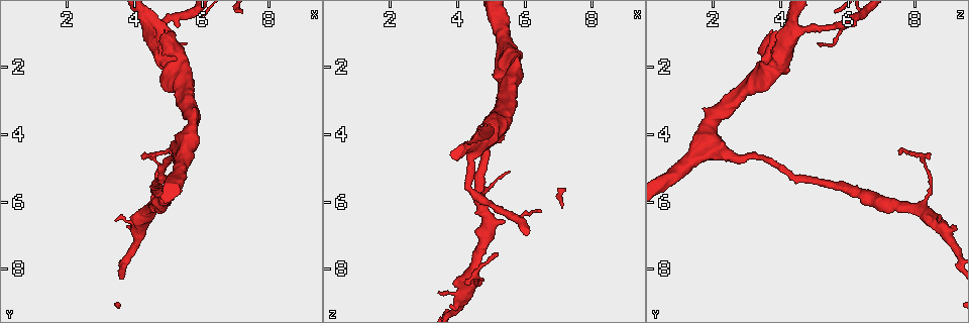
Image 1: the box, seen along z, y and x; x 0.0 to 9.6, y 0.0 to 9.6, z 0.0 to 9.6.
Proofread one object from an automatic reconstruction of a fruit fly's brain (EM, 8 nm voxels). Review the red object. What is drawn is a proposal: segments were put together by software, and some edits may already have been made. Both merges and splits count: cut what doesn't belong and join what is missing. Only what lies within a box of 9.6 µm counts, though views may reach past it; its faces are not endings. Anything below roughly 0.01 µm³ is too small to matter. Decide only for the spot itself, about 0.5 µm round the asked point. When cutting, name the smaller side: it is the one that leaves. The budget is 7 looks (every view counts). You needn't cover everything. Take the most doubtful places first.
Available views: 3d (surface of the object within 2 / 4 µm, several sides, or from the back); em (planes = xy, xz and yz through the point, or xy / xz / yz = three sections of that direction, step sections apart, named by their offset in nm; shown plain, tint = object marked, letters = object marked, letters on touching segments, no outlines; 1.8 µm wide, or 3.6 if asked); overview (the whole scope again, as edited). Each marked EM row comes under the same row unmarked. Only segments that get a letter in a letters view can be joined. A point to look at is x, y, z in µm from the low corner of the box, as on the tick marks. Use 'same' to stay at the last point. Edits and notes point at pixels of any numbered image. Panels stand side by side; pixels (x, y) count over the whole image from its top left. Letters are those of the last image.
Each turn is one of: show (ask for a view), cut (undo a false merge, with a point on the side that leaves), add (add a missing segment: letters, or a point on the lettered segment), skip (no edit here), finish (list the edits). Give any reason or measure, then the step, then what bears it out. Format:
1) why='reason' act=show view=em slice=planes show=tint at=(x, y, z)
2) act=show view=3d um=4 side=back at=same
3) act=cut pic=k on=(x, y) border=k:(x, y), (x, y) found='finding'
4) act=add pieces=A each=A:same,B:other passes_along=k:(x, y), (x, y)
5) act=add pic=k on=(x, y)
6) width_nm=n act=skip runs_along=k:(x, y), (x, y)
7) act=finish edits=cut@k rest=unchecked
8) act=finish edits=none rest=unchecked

why='branch stops here' act=show view=em slice=planes show=letters at=(3.45, 6.60, 8.65)

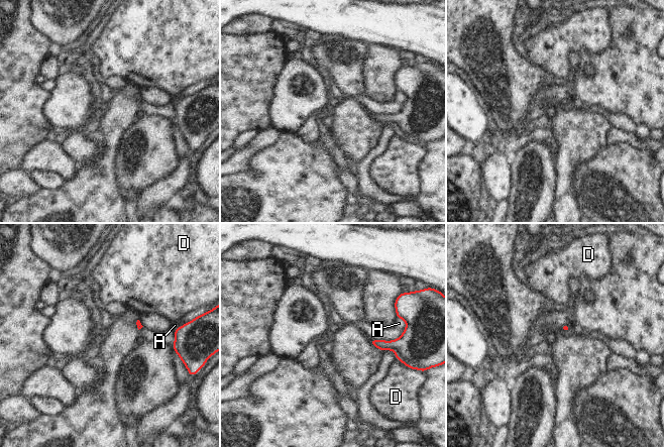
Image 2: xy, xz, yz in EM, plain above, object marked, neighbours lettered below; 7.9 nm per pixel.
act=skip each=A:other,D:other border=2:(396, 358), (399, 360) found='none of them fits'

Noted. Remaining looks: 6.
why='free end' act=show view=3d um=4 side=back at=(5.35, 5.60, 6.50)

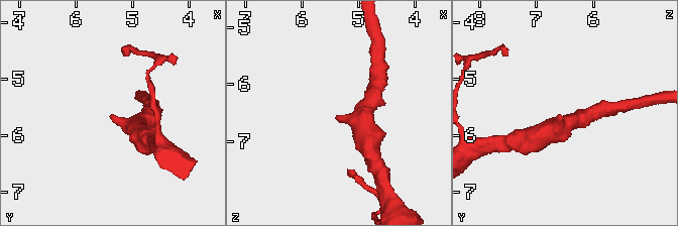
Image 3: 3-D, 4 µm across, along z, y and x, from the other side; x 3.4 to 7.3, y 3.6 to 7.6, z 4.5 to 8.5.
why='shape alone is not enough' act=show view=em slice=planes show=tint at=(5.45, 5.65, 6.60)

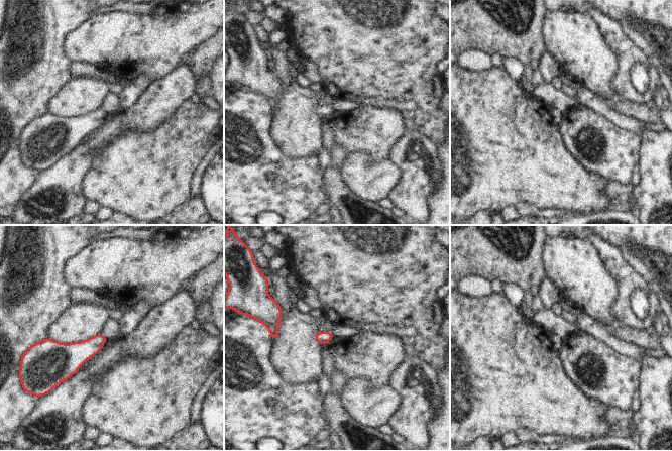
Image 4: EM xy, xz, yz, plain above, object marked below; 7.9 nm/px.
why='see the neighbours' act=show view=em slice=planes show=letters at=same

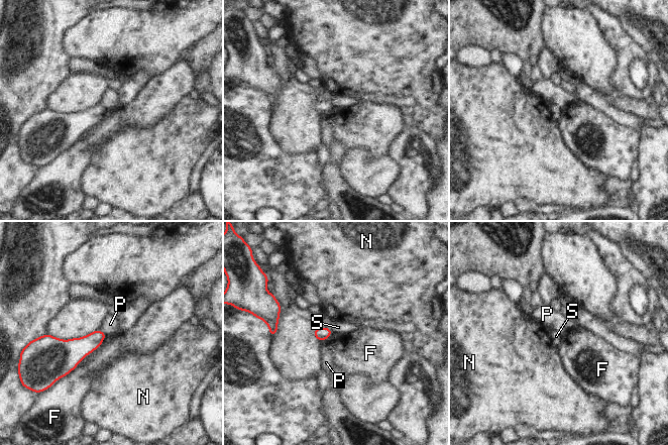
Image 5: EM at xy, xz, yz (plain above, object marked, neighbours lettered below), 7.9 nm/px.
act=skip each=F:other,N:other,P:other,S:other border=5:(330, 327), (332, 332) found='none of them fits'

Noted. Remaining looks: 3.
why='tapers out' act=show view=3d um=2 at=(4.30, 4.60, 8.45)

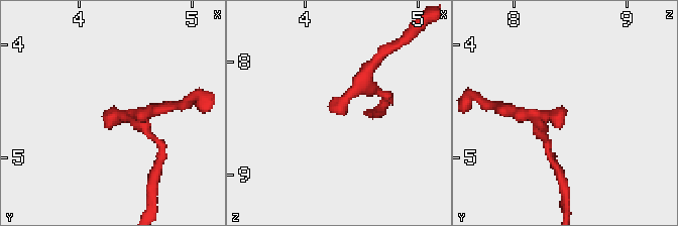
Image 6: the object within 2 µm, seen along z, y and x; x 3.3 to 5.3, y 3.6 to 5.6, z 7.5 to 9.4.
act=show view=em um=3.6 slice=planes show=letters at=(4.34, 4.58, 8.48)

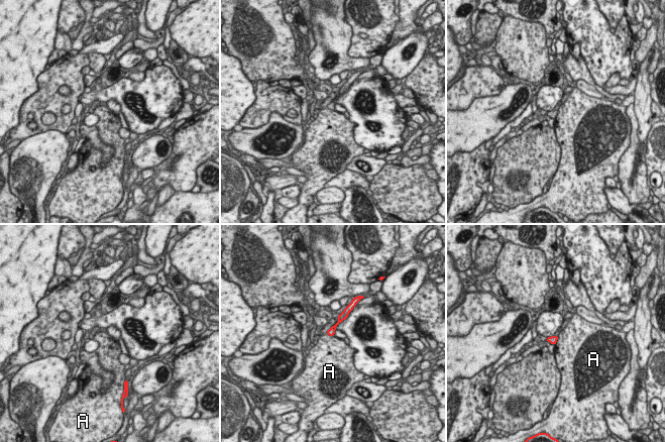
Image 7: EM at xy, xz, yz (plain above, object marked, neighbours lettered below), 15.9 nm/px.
longest_contact=A:170nm act=skip each=A:other border=7:(558, 336), (555, 345) found='no lettered segment goes on from it'

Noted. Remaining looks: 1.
act=finish edits=none rest=unchecked

